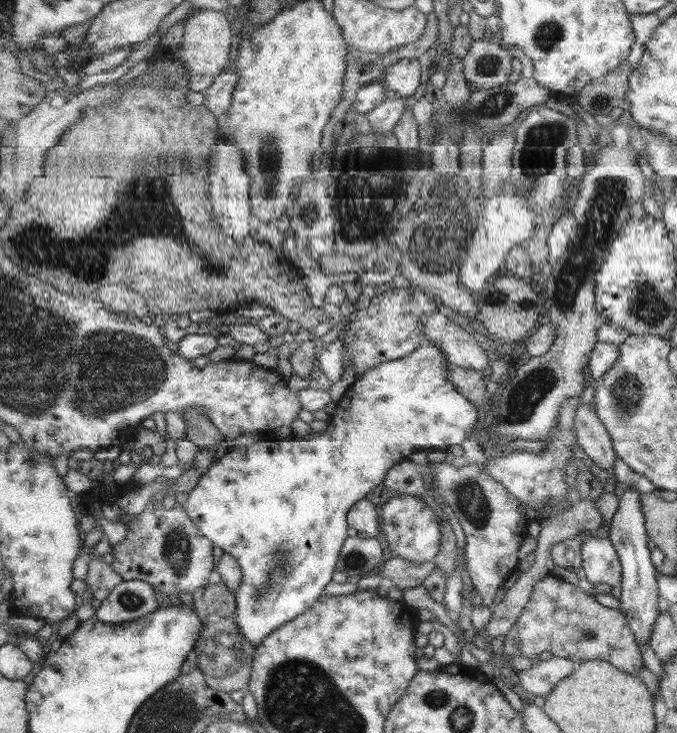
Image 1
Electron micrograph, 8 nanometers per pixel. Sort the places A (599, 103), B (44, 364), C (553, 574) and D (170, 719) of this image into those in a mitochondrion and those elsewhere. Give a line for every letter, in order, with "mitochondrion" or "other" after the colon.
A: mitochondrion
B: mitochondrion
C: other
D: mitochondrion

